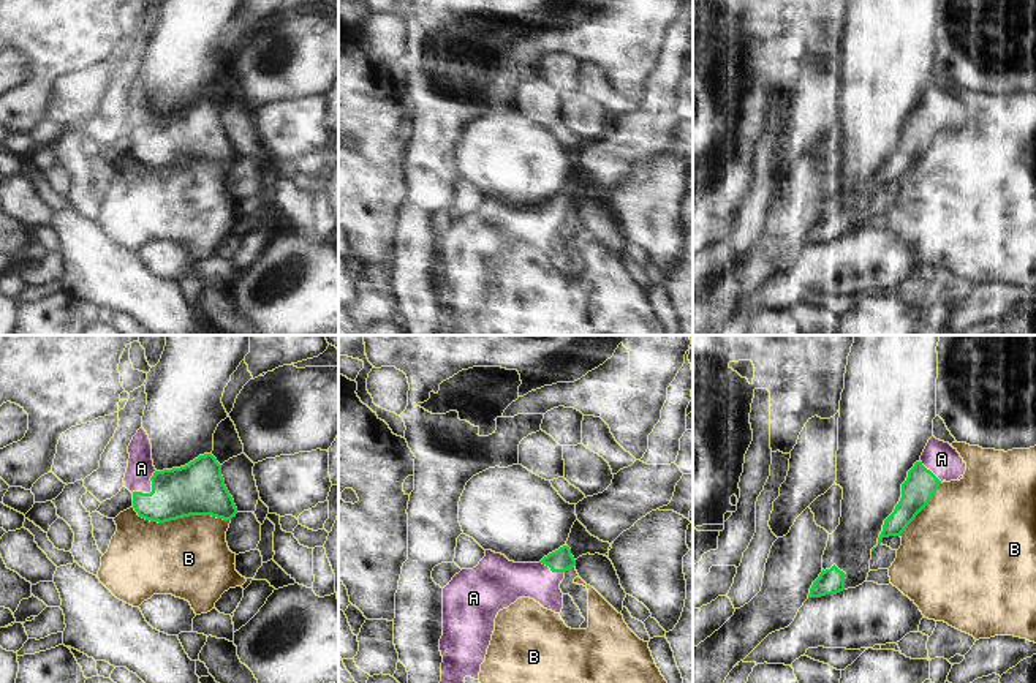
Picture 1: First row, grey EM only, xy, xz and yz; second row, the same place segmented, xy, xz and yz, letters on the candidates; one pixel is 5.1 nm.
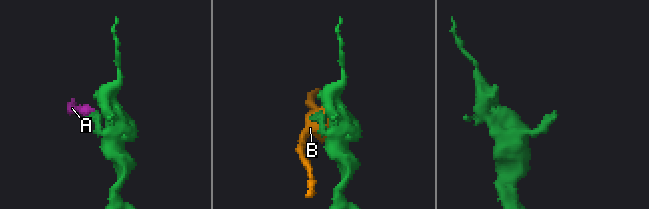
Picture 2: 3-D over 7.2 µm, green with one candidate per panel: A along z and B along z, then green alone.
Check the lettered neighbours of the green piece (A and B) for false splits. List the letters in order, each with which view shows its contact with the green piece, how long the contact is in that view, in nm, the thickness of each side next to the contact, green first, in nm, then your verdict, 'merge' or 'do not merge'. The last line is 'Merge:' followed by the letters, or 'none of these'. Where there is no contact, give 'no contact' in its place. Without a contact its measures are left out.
A: meets green in xy; contact 170 nm long; 280 nm thick on the green side, 130 nm on the other; merge
B: meets green in xy; contact 500 nm long; 280 nm thick on the green side, 400 nm on the other; do not merge
Merge: A

